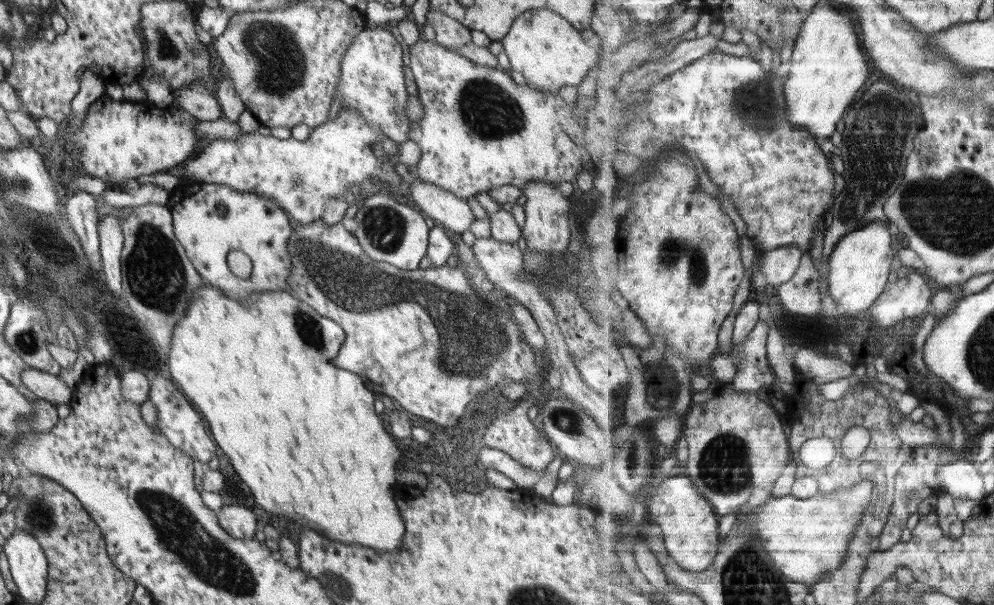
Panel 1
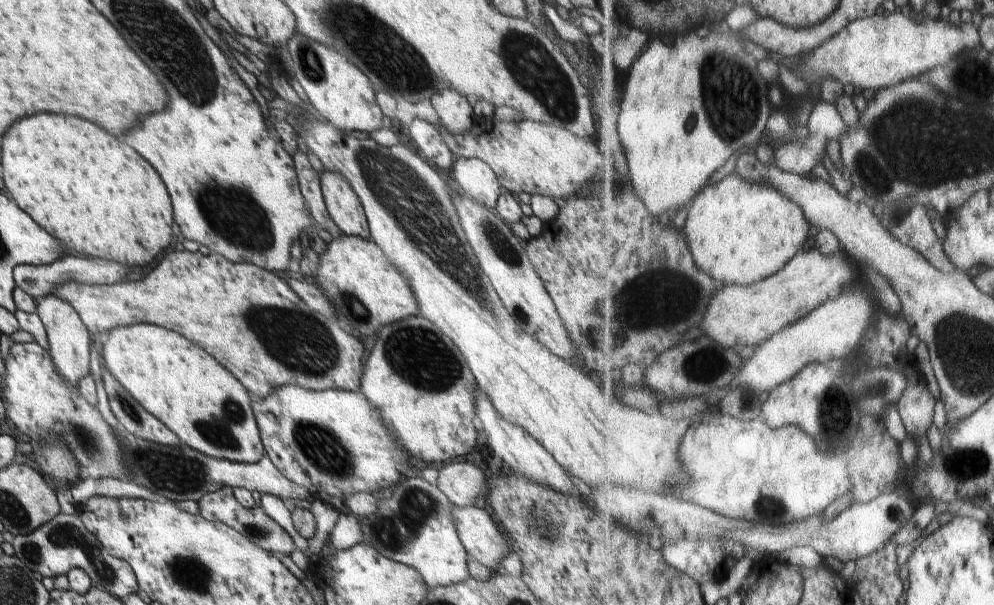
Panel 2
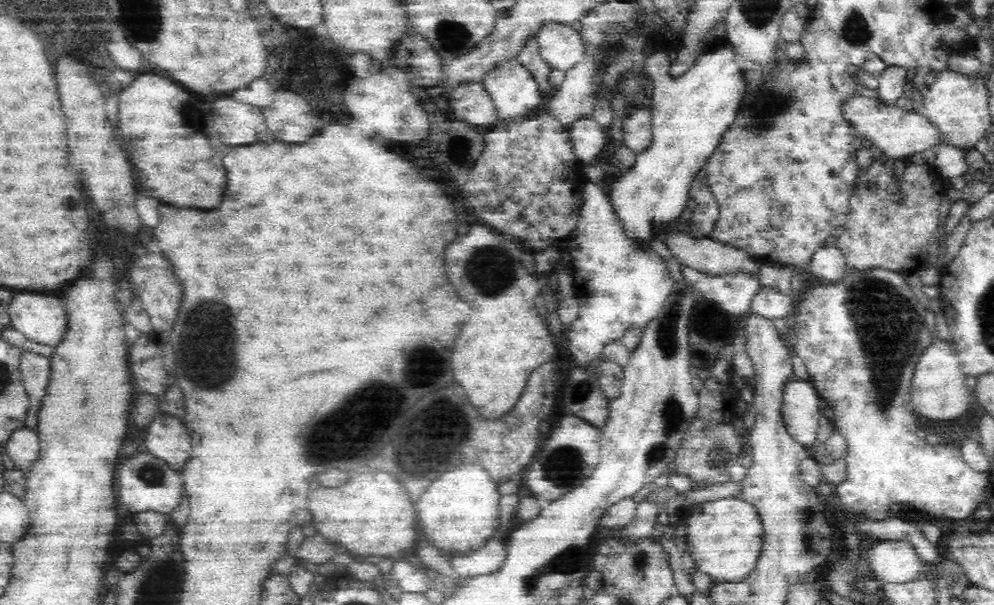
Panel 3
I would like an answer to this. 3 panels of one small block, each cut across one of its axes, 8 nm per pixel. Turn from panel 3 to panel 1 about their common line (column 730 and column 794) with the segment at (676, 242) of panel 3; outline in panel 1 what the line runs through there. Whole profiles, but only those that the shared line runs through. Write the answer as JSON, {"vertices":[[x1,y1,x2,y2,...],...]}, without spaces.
{"vertices":[[792,245,765,251,761,254,763,255,761,268,767,282,779,288,798,274,806,252,798,245]]}

